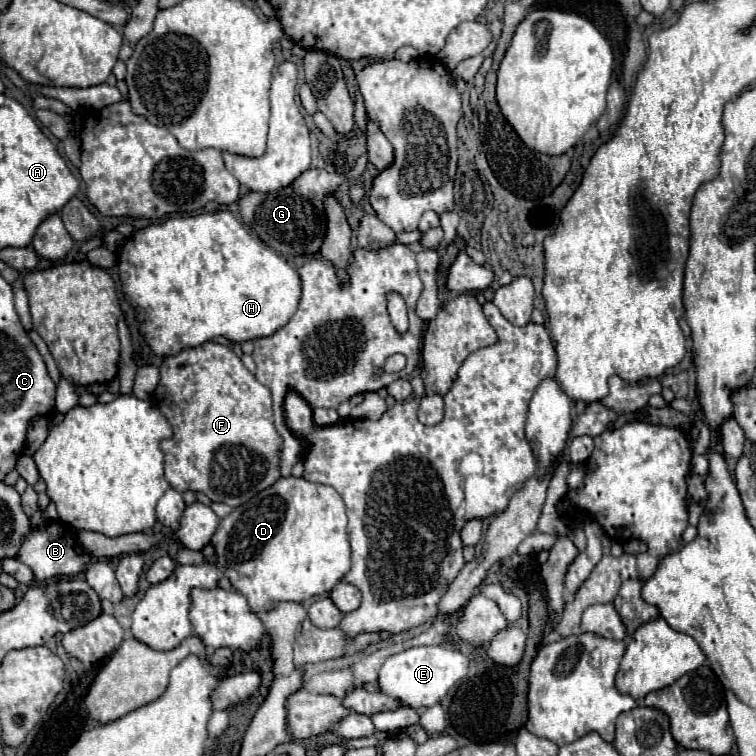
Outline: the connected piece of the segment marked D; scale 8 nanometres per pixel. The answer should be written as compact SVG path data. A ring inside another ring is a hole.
M295 476L279 478L271 488L237 506L227 518L221 520L211 538L211 546L215 550L215 564L225 568L225 576L235 590L247 596L249 608L255 614L269 612L279 602L307 602L317 594L331 592L351 566L347 514L341 496L331 486L311 484L305 478Z

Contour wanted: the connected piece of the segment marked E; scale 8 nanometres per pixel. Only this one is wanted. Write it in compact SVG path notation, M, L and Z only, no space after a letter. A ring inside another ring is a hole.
M453 644L409 648L405 652L399 652L387 658L383 668L379 670L379 688L383 694L399 698L415 710L429 708L433 704L439 704L449 692L449 688L461 678L465 678L469 664L471 664L469 656Z

